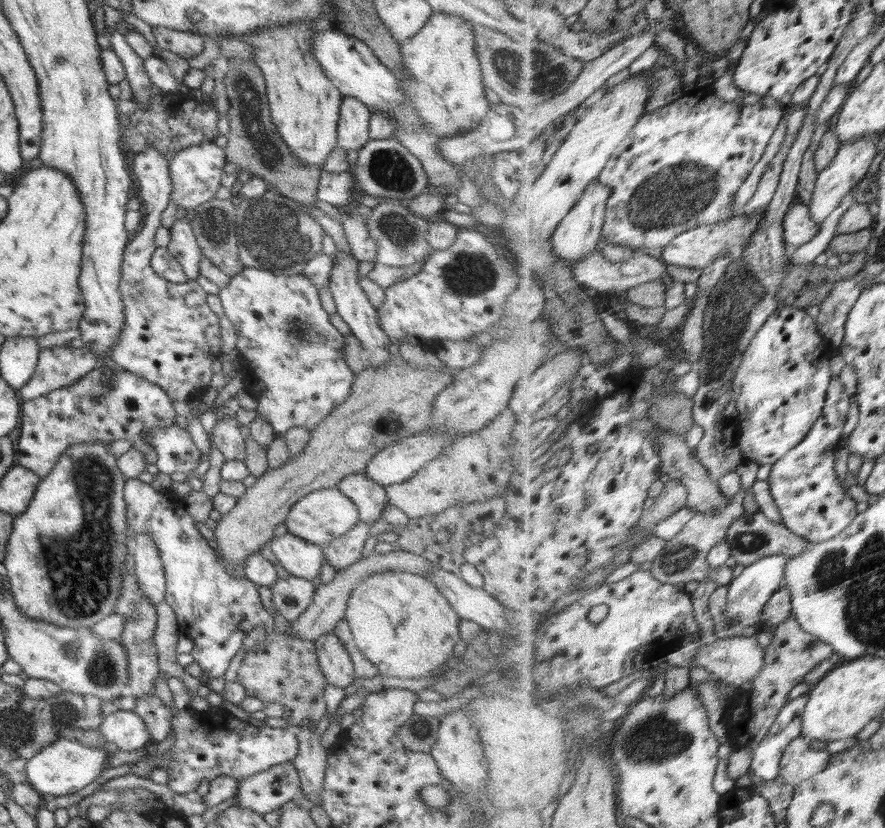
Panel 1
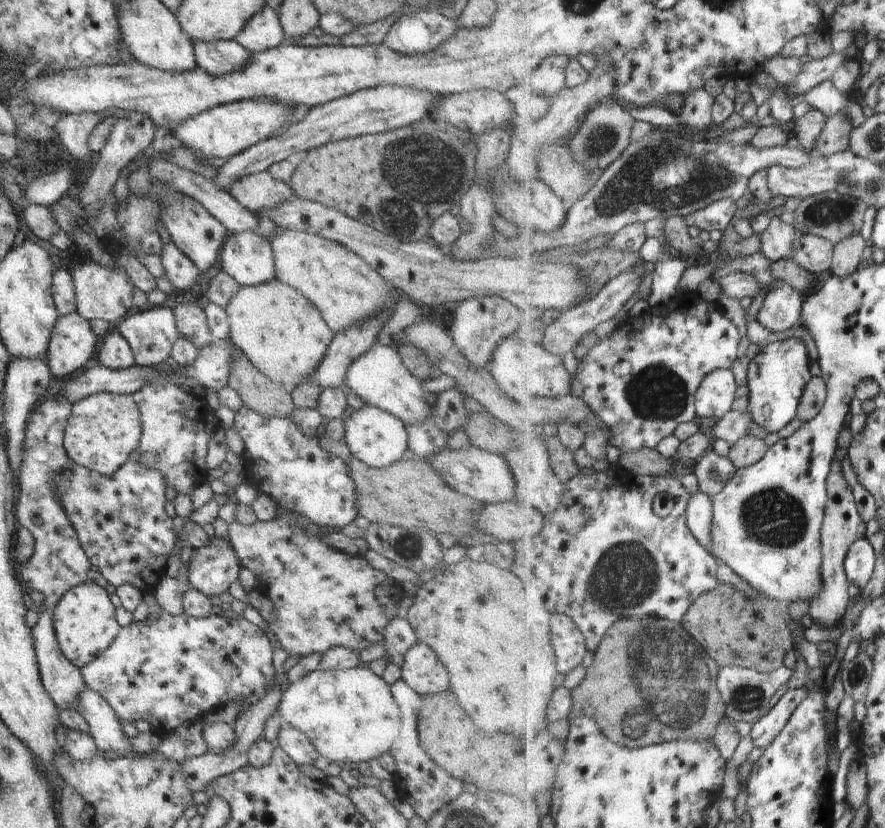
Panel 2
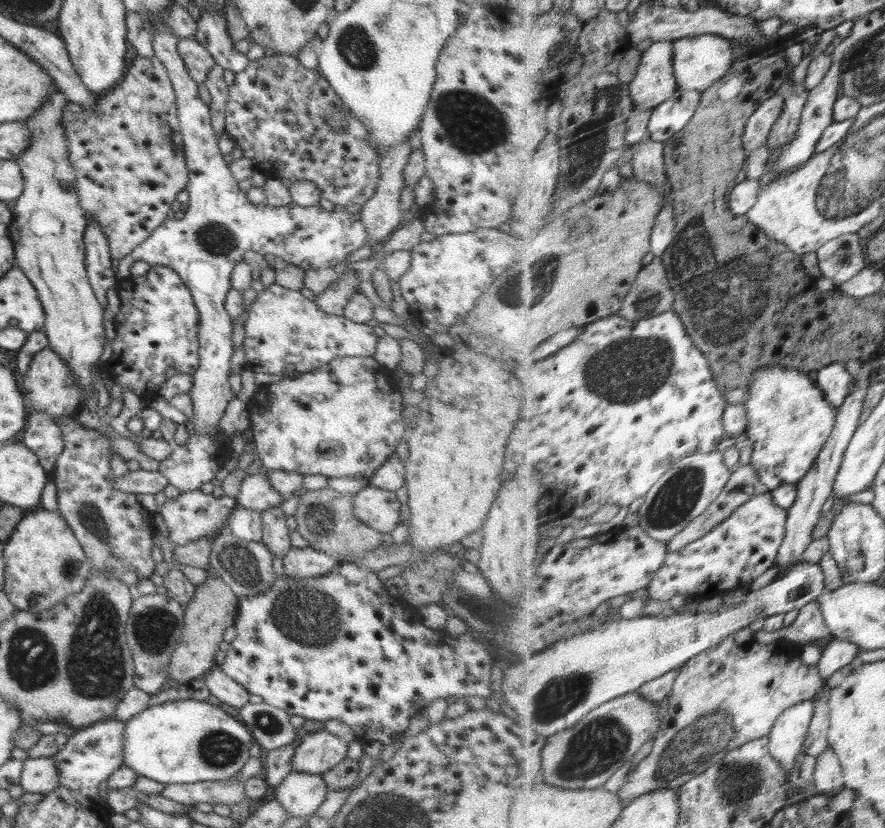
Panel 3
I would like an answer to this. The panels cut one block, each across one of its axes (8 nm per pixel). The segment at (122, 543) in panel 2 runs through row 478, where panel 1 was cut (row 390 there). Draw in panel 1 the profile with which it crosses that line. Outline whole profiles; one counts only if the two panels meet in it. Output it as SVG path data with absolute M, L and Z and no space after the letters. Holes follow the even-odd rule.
M91 369L86 375L68 387L48 392L48 394L24 401L21 405L22 428L16 432L15 457L17 464L36 473L42 480L64 454L65 449L81 442L91 444L93 440L114 442L114 440L130 440L131 446L139 450L148 464L154 464L157 454L151 444L145 441L145 436L156 429L176 423L176 411L172 400L168 398L156 384L138 376L126 369L112 372L112 369Z

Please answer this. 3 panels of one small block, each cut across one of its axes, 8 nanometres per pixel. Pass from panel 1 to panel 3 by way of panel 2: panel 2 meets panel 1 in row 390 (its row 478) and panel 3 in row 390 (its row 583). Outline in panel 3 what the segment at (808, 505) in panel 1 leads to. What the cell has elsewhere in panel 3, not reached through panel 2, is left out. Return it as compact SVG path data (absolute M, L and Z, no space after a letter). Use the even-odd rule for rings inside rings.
M834 363L824 368L817 376L817 384L823 388L826 399L836 407L842 407L853 387L854 380L852 374L848 372L846 363Z

